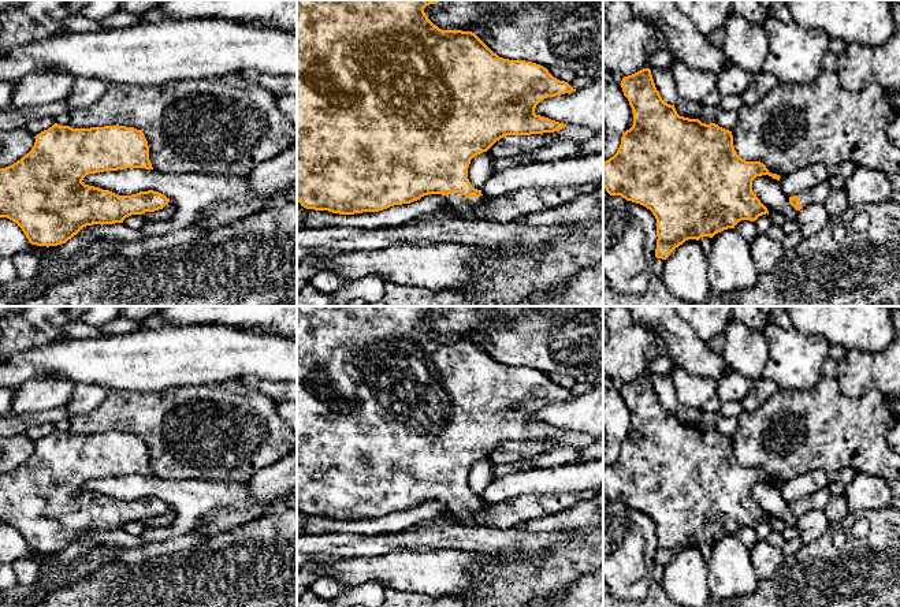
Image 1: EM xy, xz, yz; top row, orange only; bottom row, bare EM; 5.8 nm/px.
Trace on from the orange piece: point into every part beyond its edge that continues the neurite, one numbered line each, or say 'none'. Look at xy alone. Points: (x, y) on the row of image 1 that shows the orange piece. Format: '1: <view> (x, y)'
none

